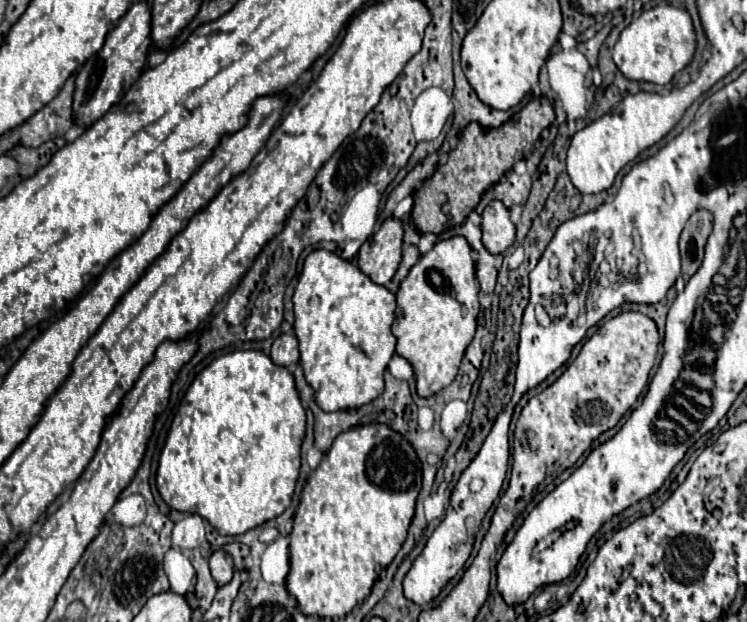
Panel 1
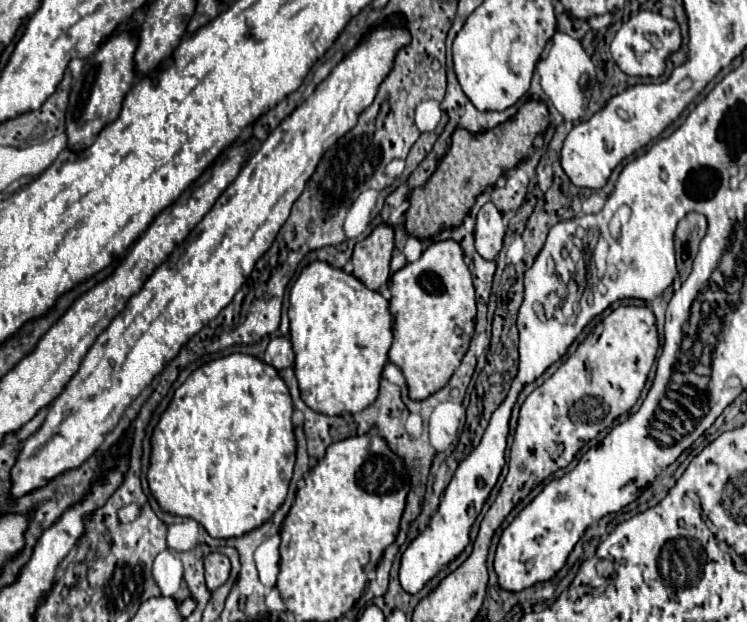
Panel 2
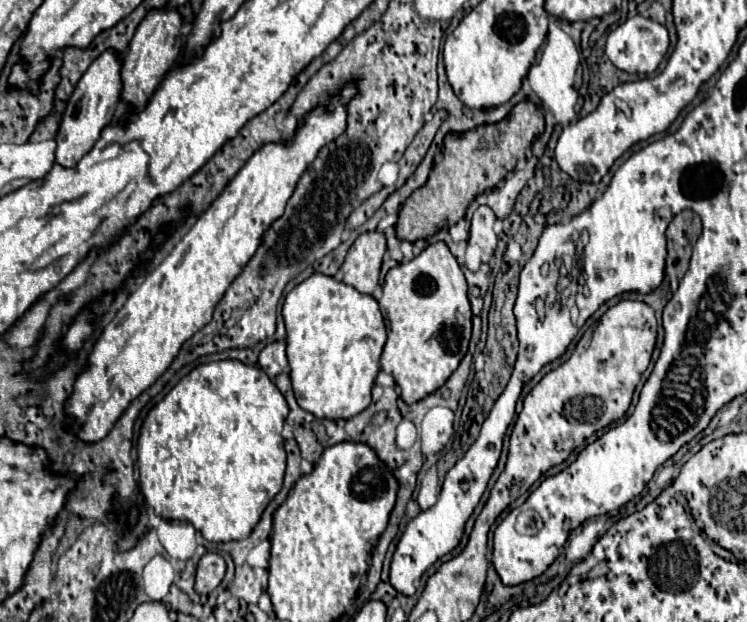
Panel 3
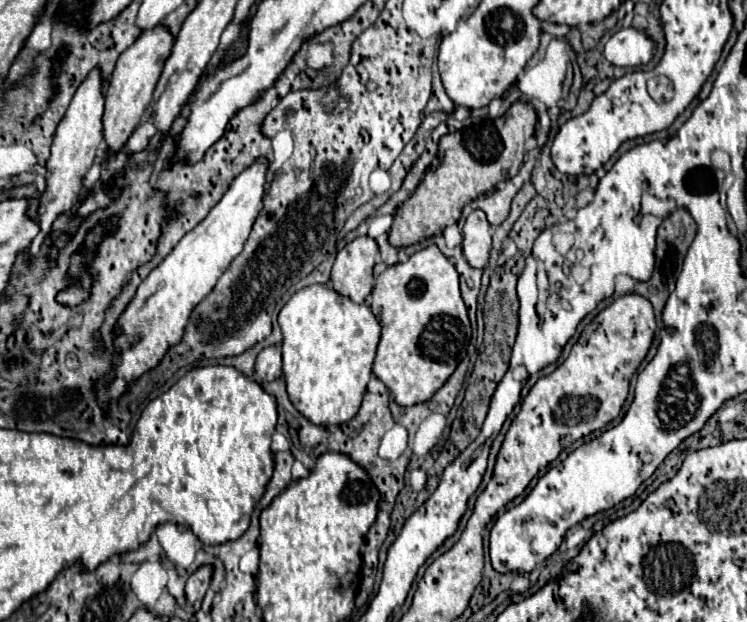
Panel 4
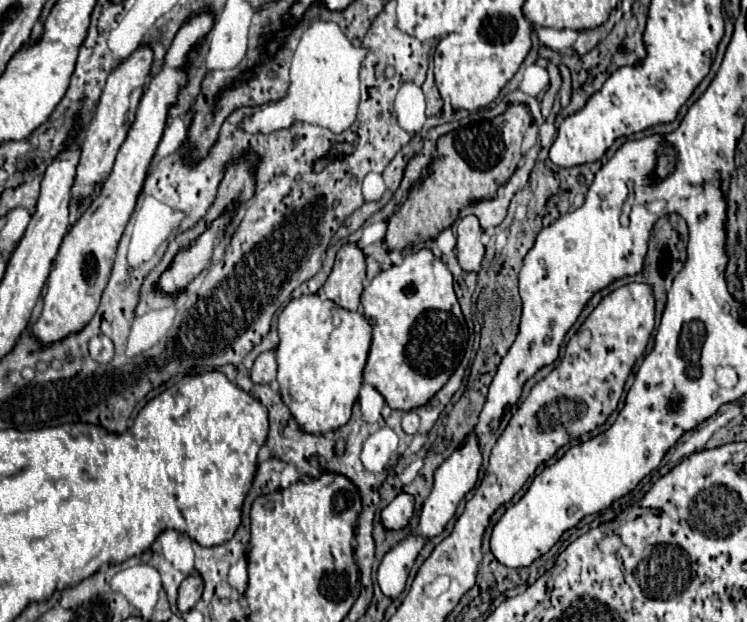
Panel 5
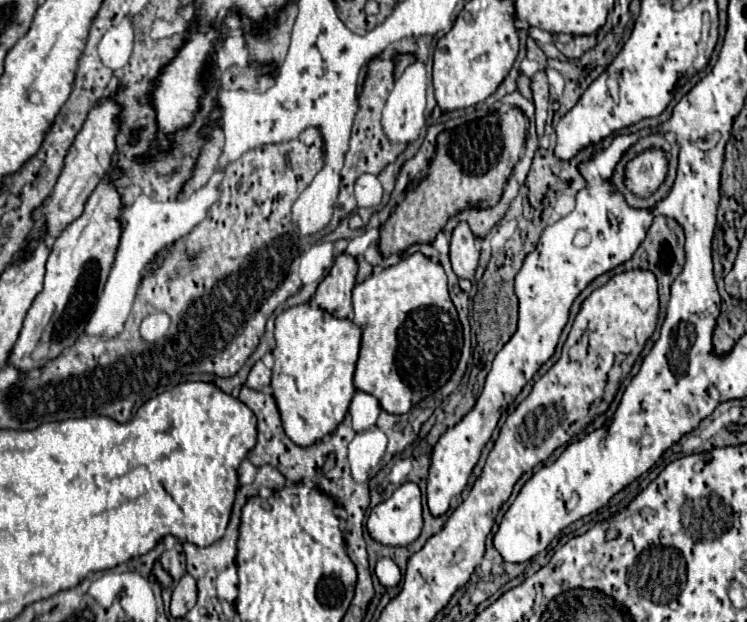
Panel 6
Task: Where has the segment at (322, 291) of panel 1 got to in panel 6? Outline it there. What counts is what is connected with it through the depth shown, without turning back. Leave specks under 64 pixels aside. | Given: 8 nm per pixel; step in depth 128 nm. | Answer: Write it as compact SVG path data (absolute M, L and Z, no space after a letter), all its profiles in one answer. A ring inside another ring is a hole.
M300 304L276 316L274 338L272 394L286 436L306 448L332 434L348 412L348 400L356 392L352 376L360 352L360 328L348 318L336 320L322 308Z

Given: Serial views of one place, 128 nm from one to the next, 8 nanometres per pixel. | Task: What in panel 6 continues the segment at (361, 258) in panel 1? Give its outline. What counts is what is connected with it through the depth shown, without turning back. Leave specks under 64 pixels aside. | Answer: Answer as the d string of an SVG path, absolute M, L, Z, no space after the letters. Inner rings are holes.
M340 254L328 276L318 284L312 302L336 318L348 318L352 312L352 288L356 282L356 272L356 260L348 254Z

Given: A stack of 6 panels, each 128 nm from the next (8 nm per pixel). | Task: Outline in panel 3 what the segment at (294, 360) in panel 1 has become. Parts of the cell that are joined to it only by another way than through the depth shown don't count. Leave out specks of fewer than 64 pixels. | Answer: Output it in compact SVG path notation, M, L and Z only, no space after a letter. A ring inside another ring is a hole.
M272 342L268 344L258 358L258 366L274 380L280 372L288 372L286 360L286 342Z

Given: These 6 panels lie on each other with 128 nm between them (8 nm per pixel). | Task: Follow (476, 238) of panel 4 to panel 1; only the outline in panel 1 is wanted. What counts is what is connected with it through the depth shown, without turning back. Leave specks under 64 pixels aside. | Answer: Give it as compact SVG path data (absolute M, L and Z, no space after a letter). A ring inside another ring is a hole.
M492 200L482 212L482 244L490 254L502 254L514 242L516 228L510 222L510 212L500 204L500 200Z

